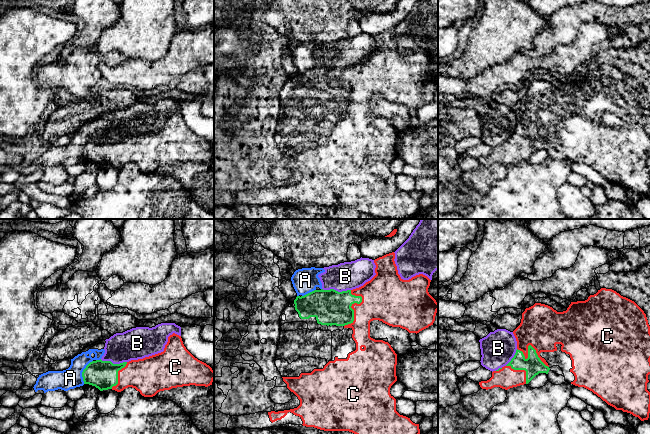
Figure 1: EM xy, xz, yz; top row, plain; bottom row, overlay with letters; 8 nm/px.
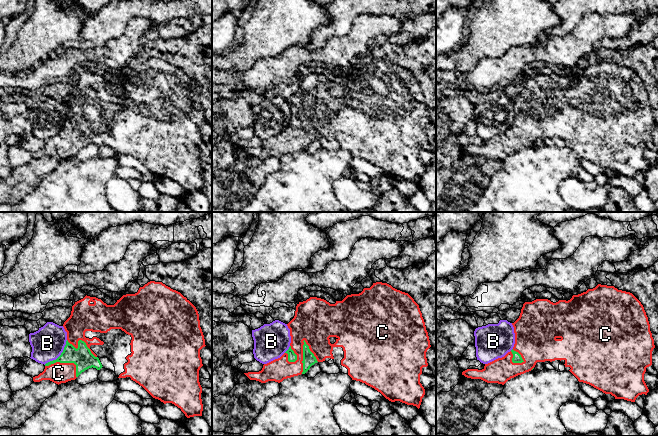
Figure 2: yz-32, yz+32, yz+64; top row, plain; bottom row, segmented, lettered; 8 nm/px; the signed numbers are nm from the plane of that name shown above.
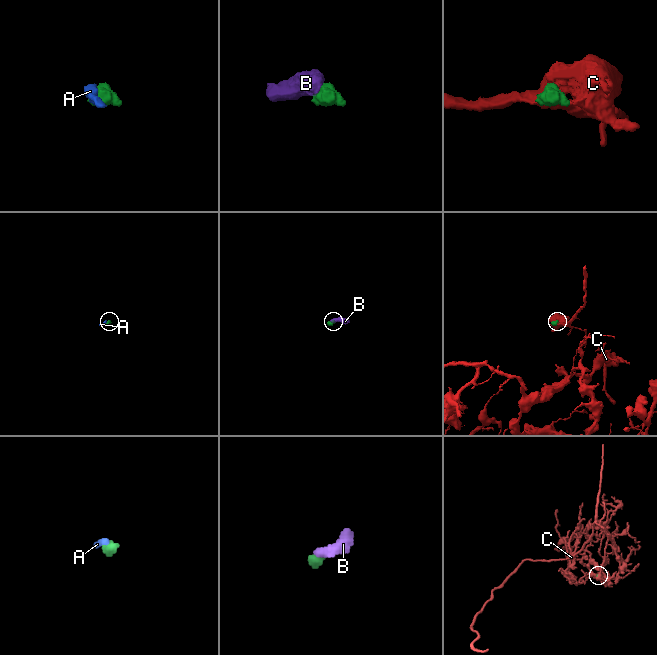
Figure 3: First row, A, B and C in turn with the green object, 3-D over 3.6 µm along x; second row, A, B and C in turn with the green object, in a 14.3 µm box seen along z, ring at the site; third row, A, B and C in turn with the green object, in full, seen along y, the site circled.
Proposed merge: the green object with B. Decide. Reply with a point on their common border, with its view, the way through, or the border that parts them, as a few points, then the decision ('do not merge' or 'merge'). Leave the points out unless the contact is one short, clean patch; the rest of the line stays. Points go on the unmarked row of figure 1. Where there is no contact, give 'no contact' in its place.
xz (335, 66) | along xz (322, 64), (338, 67), (350, 66) | do not merge

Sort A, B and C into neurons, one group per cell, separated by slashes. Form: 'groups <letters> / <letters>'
groups A B / C

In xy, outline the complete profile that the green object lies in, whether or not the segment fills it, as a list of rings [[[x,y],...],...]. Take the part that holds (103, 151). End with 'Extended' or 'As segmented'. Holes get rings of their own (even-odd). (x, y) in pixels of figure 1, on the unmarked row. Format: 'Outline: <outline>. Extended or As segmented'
Outline: [[[173,109],[168,113],[164,127],[143,135],[120,140],[96,136],[90,138],[82,148],[84,160],[95,162],[100,167],[112,165],[121,168],[128,163],[135,164],[144,173],[153,173],[158,168],[183,162],[212,161],[214,147],[206,139],[195,134],[184,122],[181,112]]]. Extended

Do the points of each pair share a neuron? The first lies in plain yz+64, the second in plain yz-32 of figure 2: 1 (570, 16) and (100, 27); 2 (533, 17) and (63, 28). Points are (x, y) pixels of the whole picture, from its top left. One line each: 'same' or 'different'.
1: same
2: same

